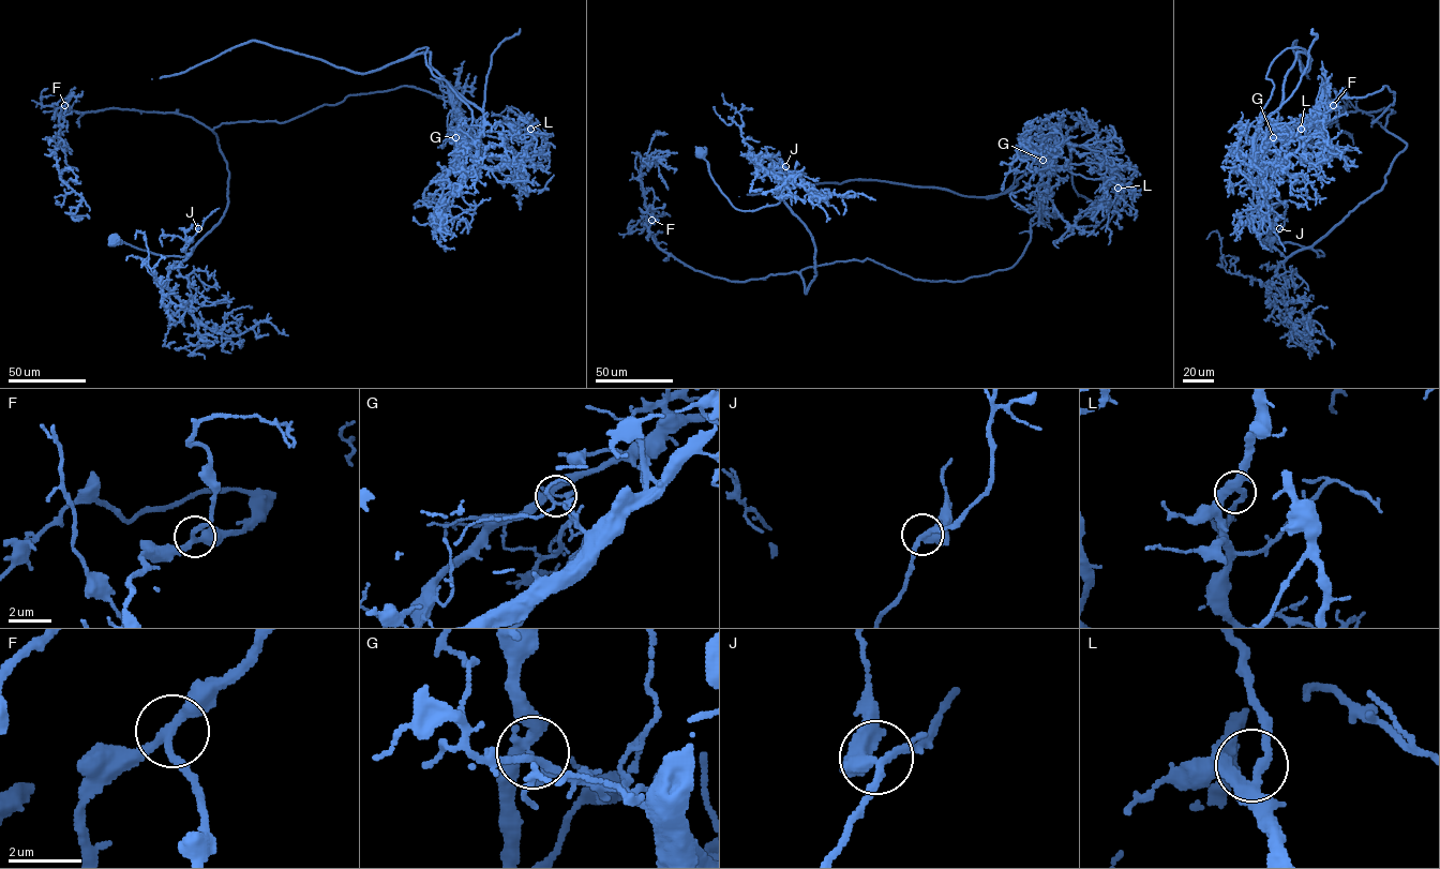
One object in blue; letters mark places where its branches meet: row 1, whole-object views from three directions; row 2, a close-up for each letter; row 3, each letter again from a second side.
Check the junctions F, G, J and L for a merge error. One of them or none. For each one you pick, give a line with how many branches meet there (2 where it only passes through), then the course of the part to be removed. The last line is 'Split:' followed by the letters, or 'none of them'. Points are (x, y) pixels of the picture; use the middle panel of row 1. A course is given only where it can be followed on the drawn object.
G: 3 branches meet; foreign part runs (1043, 160), (1013, 266), (949, 282), (837, 261), (803, 269), (806, 293), (813, 238), (754, 159), (875, 199)
Split: G

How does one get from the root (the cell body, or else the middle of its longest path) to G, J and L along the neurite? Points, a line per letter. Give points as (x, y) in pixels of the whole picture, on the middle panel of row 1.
G: (700, 154), (735, 208), (781, 198), (806, 226), (806, 293), (803, 269), (838, 261), (1011, 268), (1043, 160)
J: (700, 154), (720, 192), (741, 210), (779, 201), (771, 159), (776, 156), (785, 166)
L: (700, 154), (735, 208), (806, 226), (806, 293), (838, 261), (1011, 268), (1063, 140), (1118, 188)

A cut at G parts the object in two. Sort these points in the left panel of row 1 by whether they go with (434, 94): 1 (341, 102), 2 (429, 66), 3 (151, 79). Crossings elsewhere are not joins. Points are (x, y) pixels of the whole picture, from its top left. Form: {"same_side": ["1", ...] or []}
{"same_side": ["1"]}

